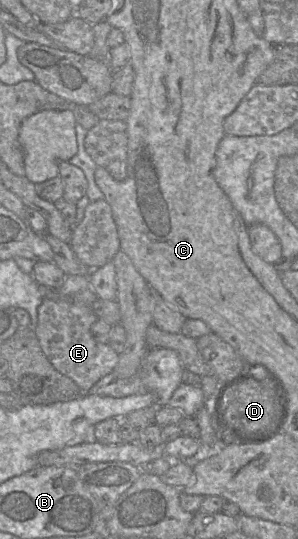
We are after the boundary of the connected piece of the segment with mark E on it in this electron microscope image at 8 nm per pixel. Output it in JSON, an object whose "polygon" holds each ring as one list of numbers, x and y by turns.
{"polygon":[[66,276,58,293,57,298,43,297,34,333,51,365,73,380,82,393,88,393,97,381,113,371,119,355,108,343,97,342,91,335,90,328,98,319,92,305,98,297,89,283,89,276]]}

